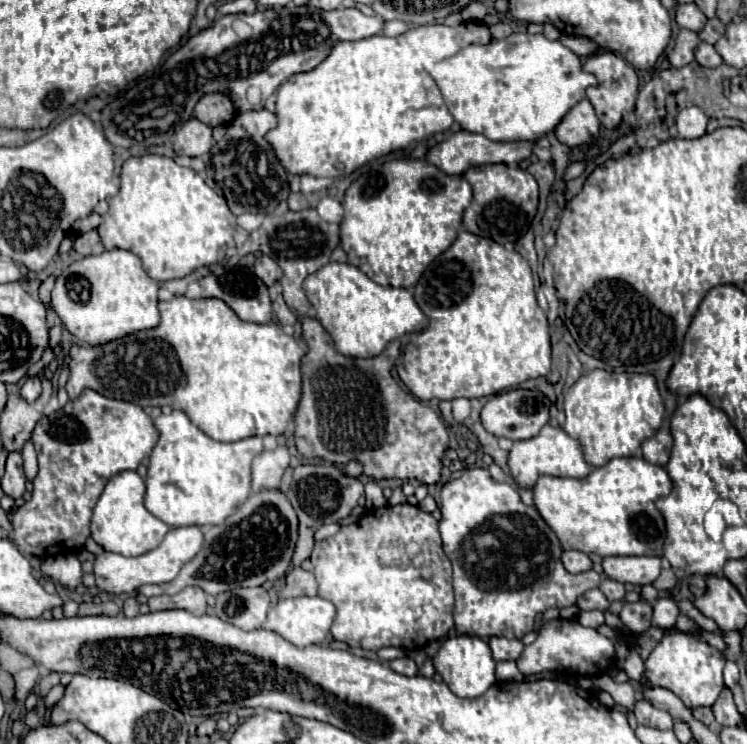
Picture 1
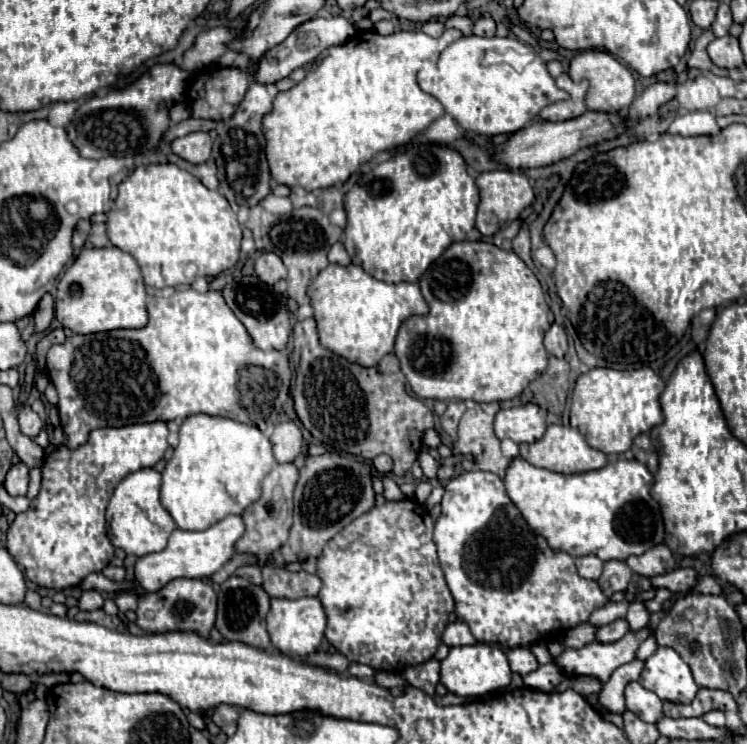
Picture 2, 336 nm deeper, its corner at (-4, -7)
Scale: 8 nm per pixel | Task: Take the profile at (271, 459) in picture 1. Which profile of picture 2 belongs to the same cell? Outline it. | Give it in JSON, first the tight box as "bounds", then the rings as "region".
{"bounds":[270,421,304,463],"region":[[[288,421],[272,429],[270,443],[274,447],[274,457],[278,463],[292,463],[302,451],[304,439],[302,439],[300,429],[292,421]]]}

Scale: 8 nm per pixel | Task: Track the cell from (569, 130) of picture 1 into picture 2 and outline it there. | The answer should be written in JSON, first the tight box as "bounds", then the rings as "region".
{"bounds":[540,73,588,121],"region":[[[562,73],[556,79],[556,85],[560,89],[564,89],[566,93],[570,93],[568,101],[560,101],[560,103],[552,103],[550,107],[544,107],[540,117],[546,121],[568,121],[568,119],[576,119],[580,115],[586,113],[586,91],[588,91],[588,83],[574,83],[568,73]]]}

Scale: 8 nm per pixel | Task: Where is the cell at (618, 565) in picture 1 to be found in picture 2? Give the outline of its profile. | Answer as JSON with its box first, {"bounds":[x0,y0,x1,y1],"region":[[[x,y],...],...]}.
{"bounds":[626,545,676,579],"region":[[[658,545],[658,547],[652,547],[650,551],[646,551],[646,555],[626,559],[626,565],[634,573],[652,579],[656,575],[662,575],[662,573],[672,571],[676,567],[676,561],[674,561],[672,551],[666,545]]]}

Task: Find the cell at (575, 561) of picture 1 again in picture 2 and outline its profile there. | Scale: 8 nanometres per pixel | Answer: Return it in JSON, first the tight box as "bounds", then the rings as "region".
{"bounds":[576,555,604,579],"region":[[[586,555],[586,557],[576,557],[576,569],[578,575],[584,579],[598,579],[604,569],[604,561],[600,561],[596,555]]]}

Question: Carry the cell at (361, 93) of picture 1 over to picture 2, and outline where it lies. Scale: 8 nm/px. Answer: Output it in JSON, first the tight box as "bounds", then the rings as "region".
{"bounds":[262,29,462,191],"region":[[[446,29],[438,39],[432,39],[422,31],[398,31],[386,37],[376,31],[358,31],[356,39],[326,49],[320,65],[312,67],[298,85],[276,95],[274,109],[262,123],[272,179],[288,187],[300,185],[306,191],[332,187],[338,181],[344,183],[358,167],[374,159],[380,151],[404,145],[414,135],[428,129],[430,123],[444,115],[444,107],[438,99],[418,87],[416,73],[424,61],[440,57],[440,53],[460,37],[462,33],[458,29]]]}

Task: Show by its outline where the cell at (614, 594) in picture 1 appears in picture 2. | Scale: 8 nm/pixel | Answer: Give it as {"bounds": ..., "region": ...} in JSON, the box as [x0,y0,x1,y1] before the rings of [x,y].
{"bounds":[598,561,632,597],"region":[[[606,561],[604,571],[598,579],[598,585],[606,597],[612,597],[618,591],[626,591],[626,585],[632,577],[630,567],[624,561]]]}

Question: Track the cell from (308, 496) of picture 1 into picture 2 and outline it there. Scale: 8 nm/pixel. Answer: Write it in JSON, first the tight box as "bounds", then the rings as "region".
{"bounds":[274,453,374,565],"region":[[[324,453],[318,457],[308,457],[306,465],[300,469],[300,479],[294,489],[294,525],[290,529],[288,543],[274,553],[276,565],[286,565],[294,561],[304,561],[308,557],[318,557],[324,545],[338,535],[348,523],[352,523],[362,513],[374,507],[372,475],[370,465],[338,453]]]}

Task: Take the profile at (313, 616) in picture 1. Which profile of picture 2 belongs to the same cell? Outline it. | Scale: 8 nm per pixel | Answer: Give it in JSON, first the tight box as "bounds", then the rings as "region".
{"bounds":[266,597,326,657],"region":[[[302,597],[302,599],[272,599],[270,615],[266,617],[268,633],[272,645],[282,651],[284,655],[296,655],[296,657],[308,657],[314,653],[322,639],[326,629],[326,613],[318,597]]]}

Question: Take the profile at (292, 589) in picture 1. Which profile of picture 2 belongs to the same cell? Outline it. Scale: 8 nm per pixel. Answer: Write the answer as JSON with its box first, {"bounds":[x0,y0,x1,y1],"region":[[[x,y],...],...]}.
{"bounds":[262,563,322,599],"region":[[[272,563],[262,567],[262,575],[264,575],[262,589],[270,597],[278,597],[278,599],[300,599],[306,595],[318,595],[322,587],[322,581],[318,579],[318,575],[312,575],[306,571],[292,573]]]}

